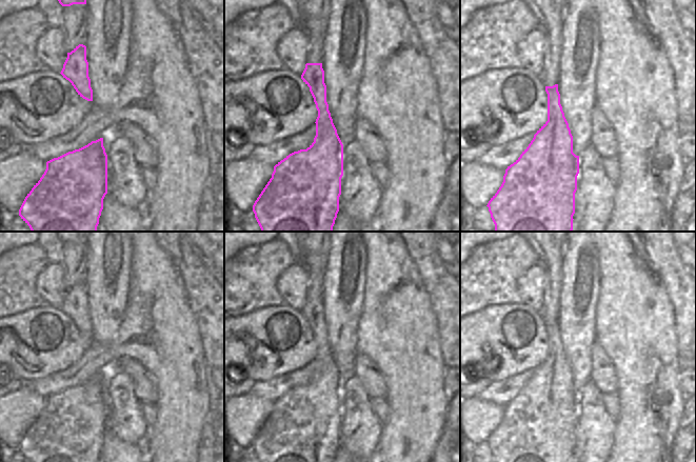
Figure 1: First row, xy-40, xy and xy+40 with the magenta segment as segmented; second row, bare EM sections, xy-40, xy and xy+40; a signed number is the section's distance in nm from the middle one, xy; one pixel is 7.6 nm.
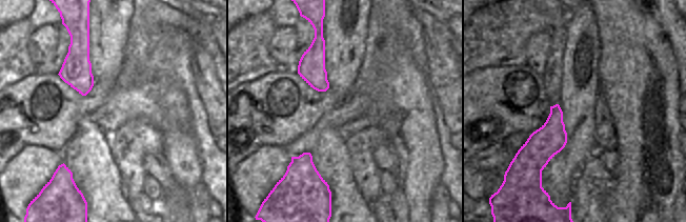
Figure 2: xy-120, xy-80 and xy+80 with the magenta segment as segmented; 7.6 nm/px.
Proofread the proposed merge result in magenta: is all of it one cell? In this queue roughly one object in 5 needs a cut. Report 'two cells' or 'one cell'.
one cell

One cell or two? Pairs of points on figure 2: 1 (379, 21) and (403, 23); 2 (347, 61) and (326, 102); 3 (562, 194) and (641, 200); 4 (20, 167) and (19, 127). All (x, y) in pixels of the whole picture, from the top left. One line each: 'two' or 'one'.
1: one
2: two
3: two
4: two

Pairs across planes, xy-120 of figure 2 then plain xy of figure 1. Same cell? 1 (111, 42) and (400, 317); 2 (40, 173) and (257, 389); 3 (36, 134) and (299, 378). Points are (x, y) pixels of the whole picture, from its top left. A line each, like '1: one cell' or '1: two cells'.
1: two cells
2: two cells
3: two cells

